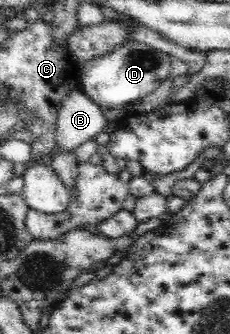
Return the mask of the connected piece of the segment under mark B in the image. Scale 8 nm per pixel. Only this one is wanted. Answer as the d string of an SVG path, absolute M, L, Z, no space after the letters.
M74 88L58 110L53 153L72 154L80 144L94 140L98 133L105 131L107 124L100 105Z

